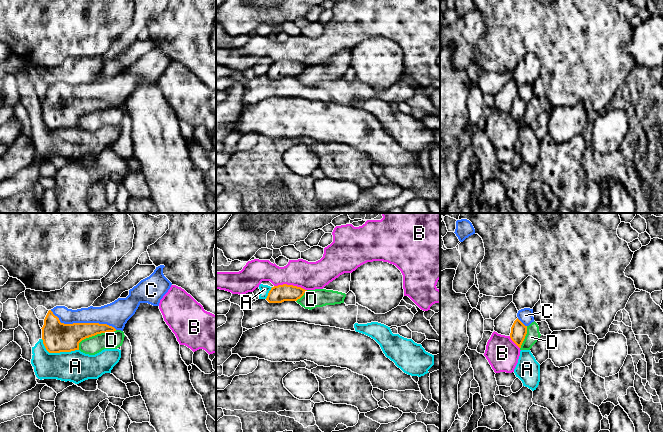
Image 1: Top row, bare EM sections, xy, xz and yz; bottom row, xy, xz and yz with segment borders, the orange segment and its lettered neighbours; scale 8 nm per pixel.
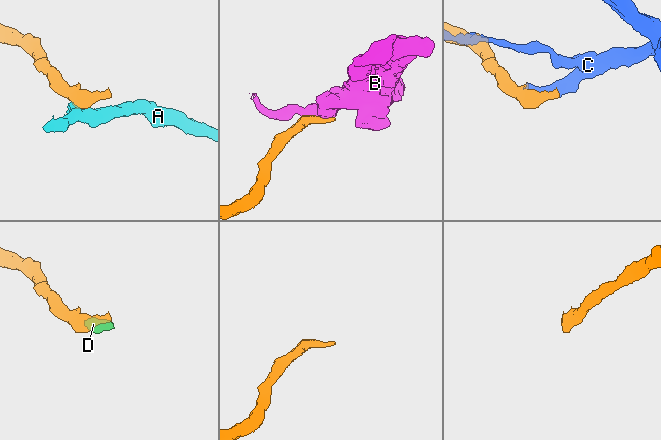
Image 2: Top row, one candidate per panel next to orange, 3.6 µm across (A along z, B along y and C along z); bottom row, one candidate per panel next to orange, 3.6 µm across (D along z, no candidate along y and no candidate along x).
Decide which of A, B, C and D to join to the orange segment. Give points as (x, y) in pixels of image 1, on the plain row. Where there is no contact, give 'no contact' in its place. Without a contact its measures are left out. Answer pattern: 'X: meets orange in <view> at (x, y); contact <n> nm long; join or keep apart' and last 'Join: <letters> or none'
A: meets orange in xy at (57, 128); contact 320 nm long; keep apart
B: meets orange in xz at (290, 61); contact 260 nm long; keep apart
C: meets orange in xy at (83, 99); contact 550 nm long; join
D: meets orange in xy at (94, 111); contact 340 nm long; keep apart
Join: C

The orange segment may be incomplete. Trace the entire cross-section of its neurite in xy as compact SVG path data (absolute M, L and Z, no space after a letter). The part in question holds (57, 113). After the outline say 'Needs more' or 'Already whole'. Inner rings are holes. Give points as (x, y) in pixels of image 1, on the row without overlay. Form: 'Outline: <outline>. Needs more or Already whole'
Outline: M164 41L129 66L126 74L101 82L68 85L56 82L49 86L42 105L42 116L49 129L79 126L79 119L101 109L123 107L141 79L159 82L172 59L164 52Z. Needs more

